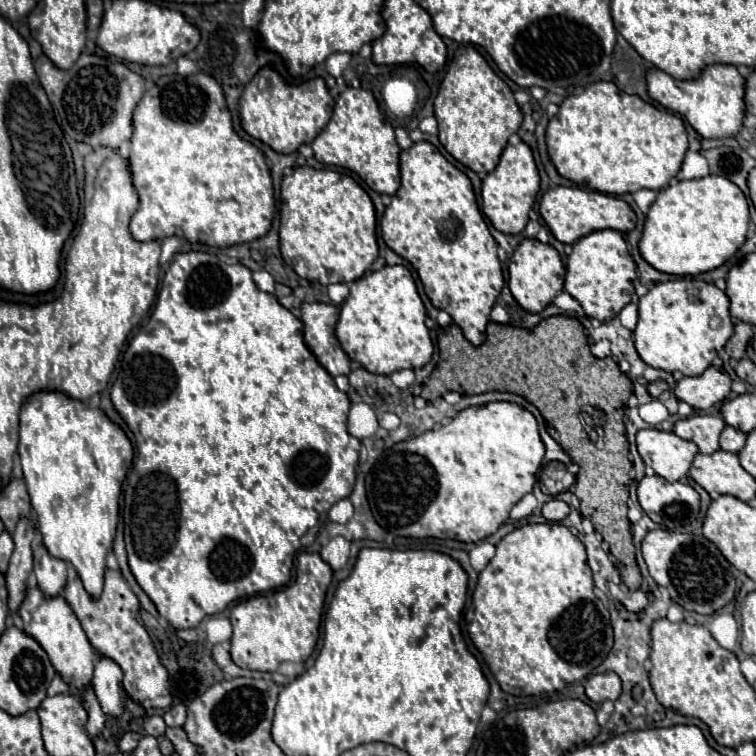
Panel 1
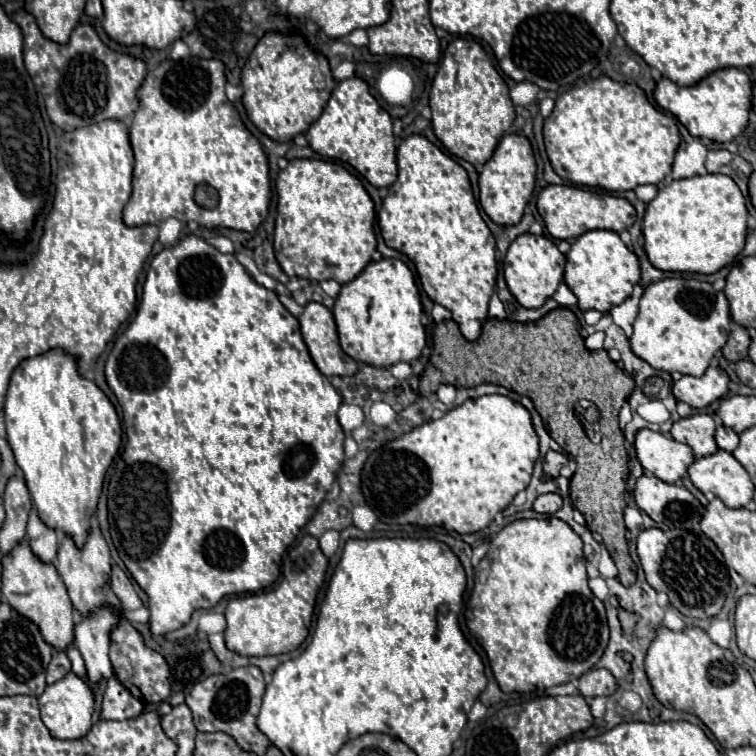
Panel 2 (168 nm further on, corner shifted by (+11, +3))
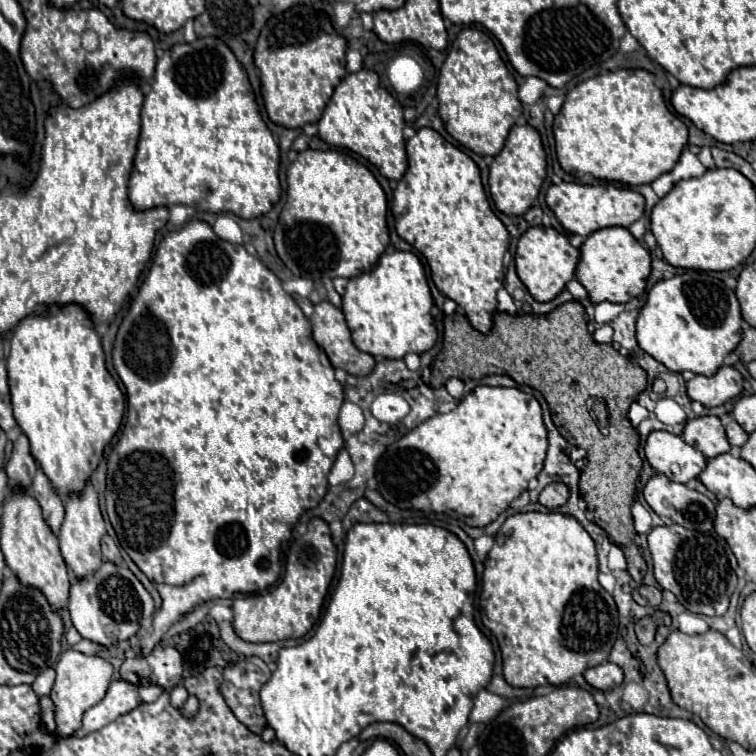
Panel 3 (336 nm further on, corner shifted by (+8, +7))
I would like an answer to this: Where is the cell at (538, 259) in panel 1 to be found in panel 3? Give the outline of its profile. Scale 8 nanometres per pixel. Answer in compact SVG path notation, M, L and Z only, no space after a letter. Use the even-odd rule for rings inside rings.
M531 227L521 235L517 243L517 253L515 253L517 277L529 289L533 299L539 303L551 301L565 289L565 283L575 277L577 261L579 261L579 251L569 243L569 239L563 233L557 233L551 227L549 229Z

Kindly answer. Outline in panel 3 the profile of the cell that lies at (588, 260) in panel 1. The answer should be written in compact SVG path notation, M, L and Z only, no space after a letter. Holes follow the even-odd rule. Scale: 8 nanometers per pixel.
M605 227L587 235L579 251L581 257L575 269L575 279L587 289L591 303L627 303L629 299L643 295L651 273L651 257L625 227Z

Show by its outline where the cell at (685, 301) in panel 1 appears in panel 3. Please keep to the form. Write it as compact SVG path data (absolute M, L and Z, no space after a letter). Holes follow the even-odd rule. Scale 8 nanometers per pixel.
M687 271L683 275L675 275L667 281L657 281L647 293L647 301L637 317L637 343L643 351L651 353L659 363L663 363L669 371L683 373L693 371L699 375L713 375L723 359L737 347L741 341L741 309L739 301L721 279L705 273L705 271Z

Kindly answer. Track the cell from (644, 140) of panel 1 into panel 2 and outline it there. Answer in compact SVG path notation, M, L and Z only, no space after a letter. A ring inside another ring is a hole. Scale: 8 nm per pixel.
M600 77L600 79L594 79L582 87L574 87L566 93L562 93L558 99L556 99L556 107L552 111L552 115L544 121L544 145L546 145L546 153L548 153L548 159L554 167L554 171L574 183L574 185L586 185L586 187L600 187L600 189L606 189L606 191L614 191L614 193L624 193L624 191L630 191L630 189L636 189L638 185L646 185L646 183L660 183L664 181L664 177L670 173L672 169L672 159L674 159L674 153L678 149L678 143L680 143L680 131L678 131L678 125L674 121L672 115L656 109L648 97L644 95L644 91L634 85L634 83L618 83L618 81L612 81L610 77Z

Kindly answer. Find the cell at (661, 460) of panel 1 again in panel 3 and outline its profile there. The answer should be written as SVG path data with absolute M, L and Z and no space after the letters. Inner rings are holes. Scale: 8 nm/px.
M651 431L645 443L645 457L655 471L663 471L675 483L687 483L699 477L705 457L699 449L687 445L679 435Z

